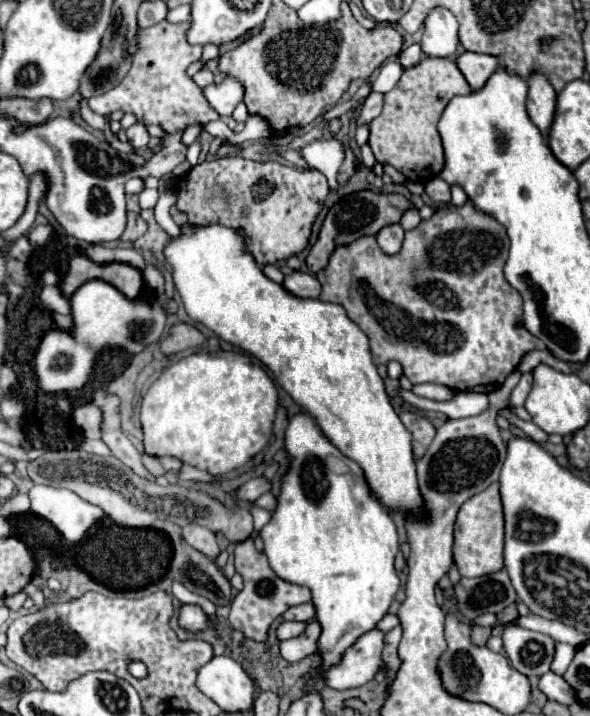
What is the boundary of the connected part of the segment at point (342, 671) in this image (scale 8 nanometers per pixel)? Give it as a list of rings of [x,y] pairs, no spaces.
[[[369,630],[357,642],[345,650],[341,662],[319,670],[319,666],[311,668],[311,676],[321,676],[325,686],[333,690],[349,690],[367,684],[375,678],[381,668],[381,650],[383,650],[383,632]]]

